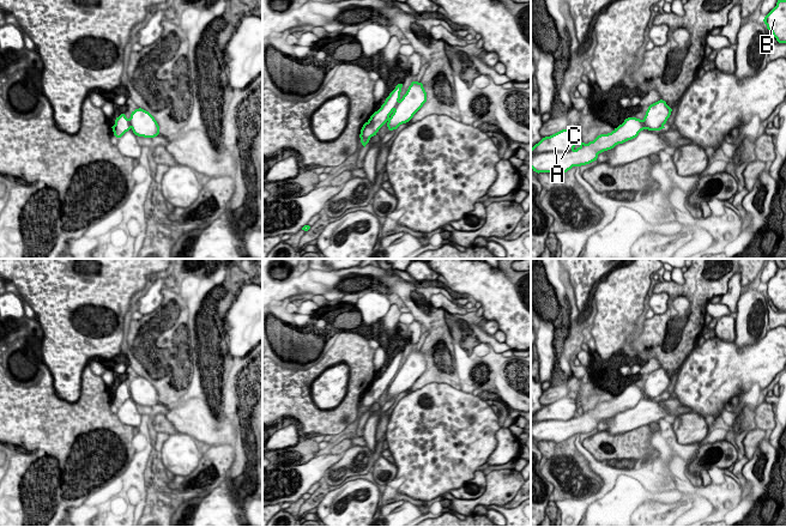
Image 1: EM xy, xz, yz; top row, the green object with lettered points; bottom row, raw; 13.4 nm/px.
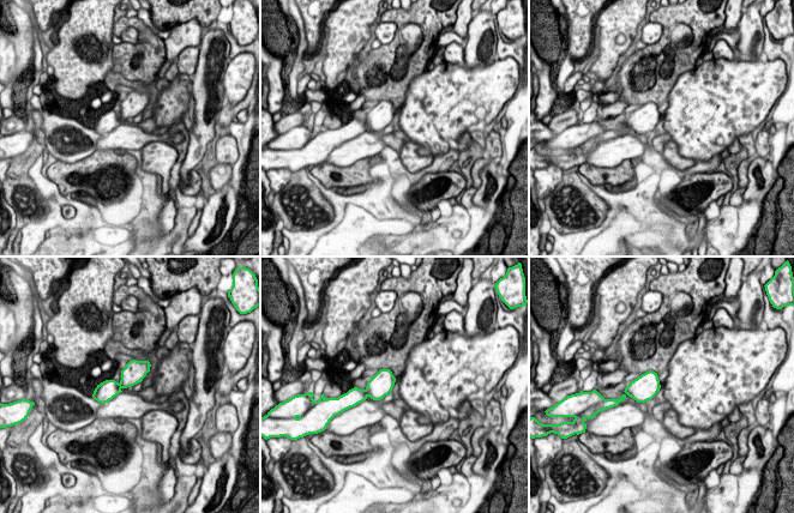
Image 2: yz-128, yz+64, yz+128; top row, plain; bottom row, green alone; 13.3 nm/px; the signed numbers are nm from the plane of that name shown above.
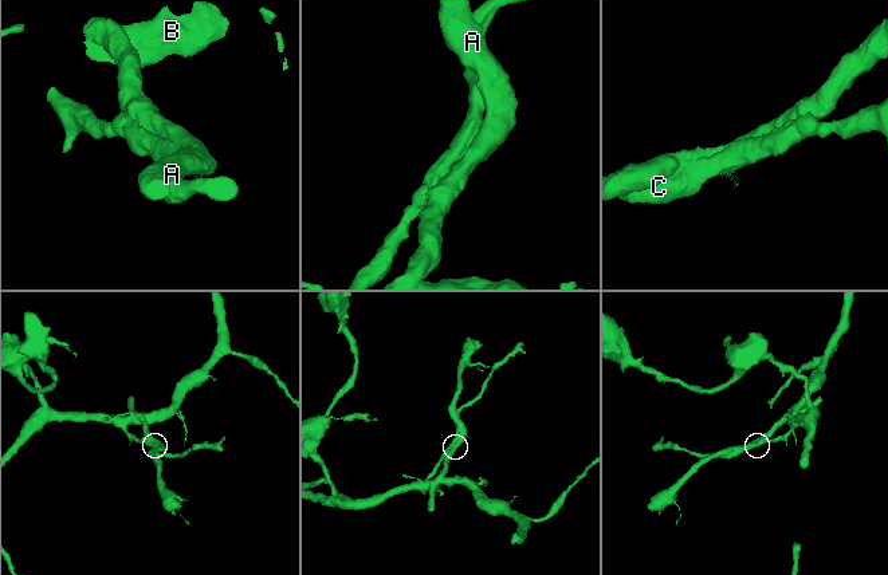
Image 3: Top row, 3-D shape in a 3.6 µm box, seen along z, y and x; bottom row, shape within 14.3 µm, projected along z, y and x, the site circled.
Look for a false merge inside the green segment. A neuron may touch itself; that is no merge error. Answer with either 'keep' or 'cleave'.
cleave

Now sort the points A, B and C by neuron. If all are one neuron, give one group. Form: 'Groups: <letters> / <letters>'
Groups: A / B C

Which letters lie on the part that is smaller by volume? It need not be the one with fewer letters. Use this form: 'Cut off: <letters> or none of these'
Cut off: A

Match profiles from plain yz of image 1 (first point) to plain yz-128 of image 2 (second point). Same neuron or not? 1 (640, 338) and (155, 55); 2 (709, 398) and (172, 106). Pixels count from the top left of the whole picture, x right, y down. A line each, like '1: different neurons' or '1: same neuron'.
1: same neuron
2: same neuron

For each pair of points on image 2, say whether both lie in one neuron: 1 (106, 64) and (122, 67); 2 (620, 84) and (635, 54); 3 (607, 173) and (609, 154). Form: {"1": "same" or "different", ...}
{"1": "different", "2": "same", "3": "different"}

